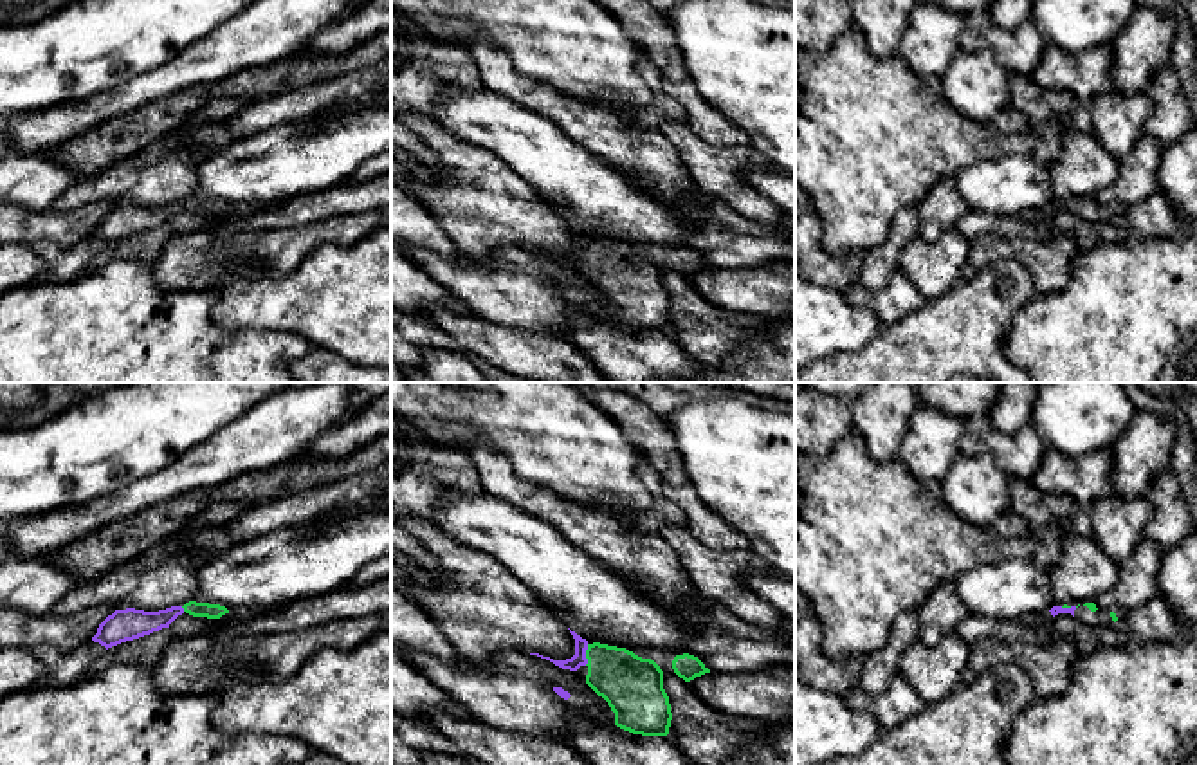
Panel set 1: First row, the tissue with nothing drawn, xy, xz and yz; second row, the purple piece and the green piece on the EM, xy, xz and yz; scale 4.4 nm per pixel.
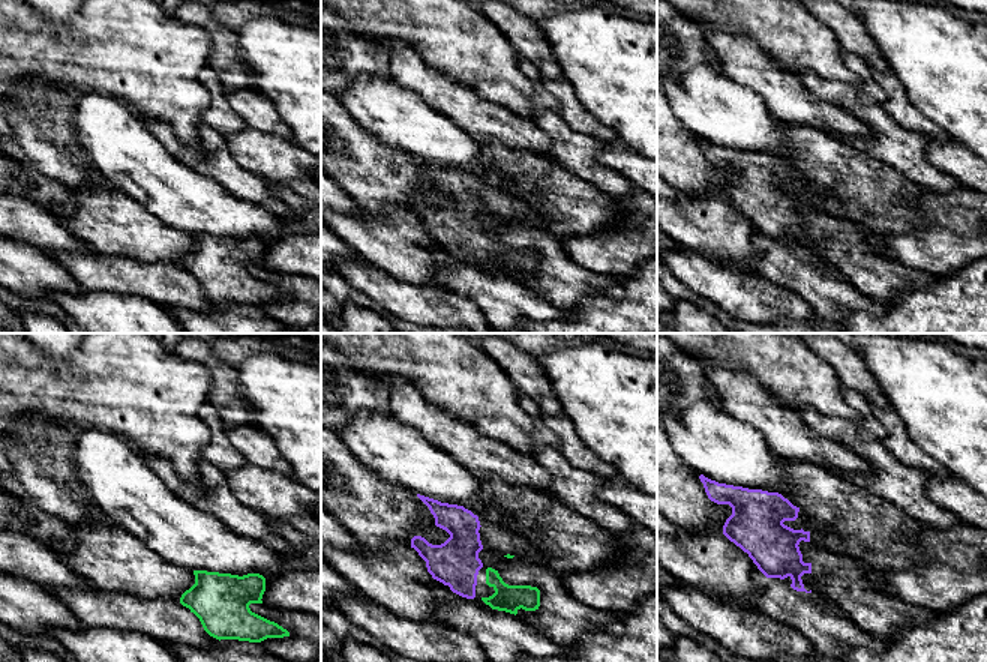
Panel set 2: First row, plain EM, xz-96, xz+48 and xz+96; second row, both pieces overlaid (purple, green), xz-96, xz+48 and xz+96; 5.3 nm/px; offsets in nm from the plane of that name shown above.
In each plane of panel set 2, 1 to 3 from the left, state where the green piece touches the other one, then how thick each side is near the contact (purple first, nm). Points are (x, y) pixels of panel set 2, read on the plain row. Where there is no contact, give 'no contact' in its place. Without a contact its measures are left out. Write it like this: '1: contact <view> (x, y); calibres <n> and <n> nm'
1: no contact
2: no contact
3: no contact

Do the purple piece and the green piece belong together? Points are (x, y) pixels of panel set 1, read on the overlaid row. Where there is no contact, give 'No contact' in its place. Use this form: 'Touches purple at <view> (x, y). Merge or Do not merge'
Touches purple at xz (584, 655). Merge

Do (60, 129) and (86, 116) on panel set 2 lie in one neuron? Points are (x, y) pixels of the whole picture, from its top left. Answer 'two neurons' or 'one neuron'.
two neurons

